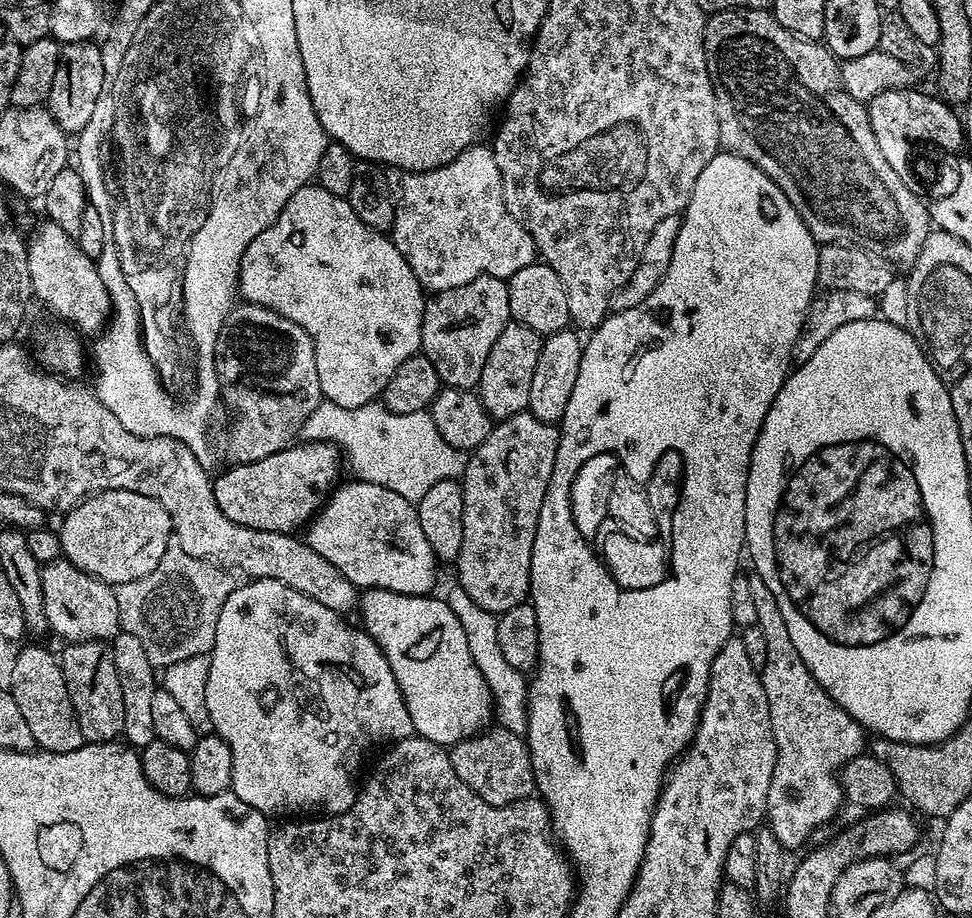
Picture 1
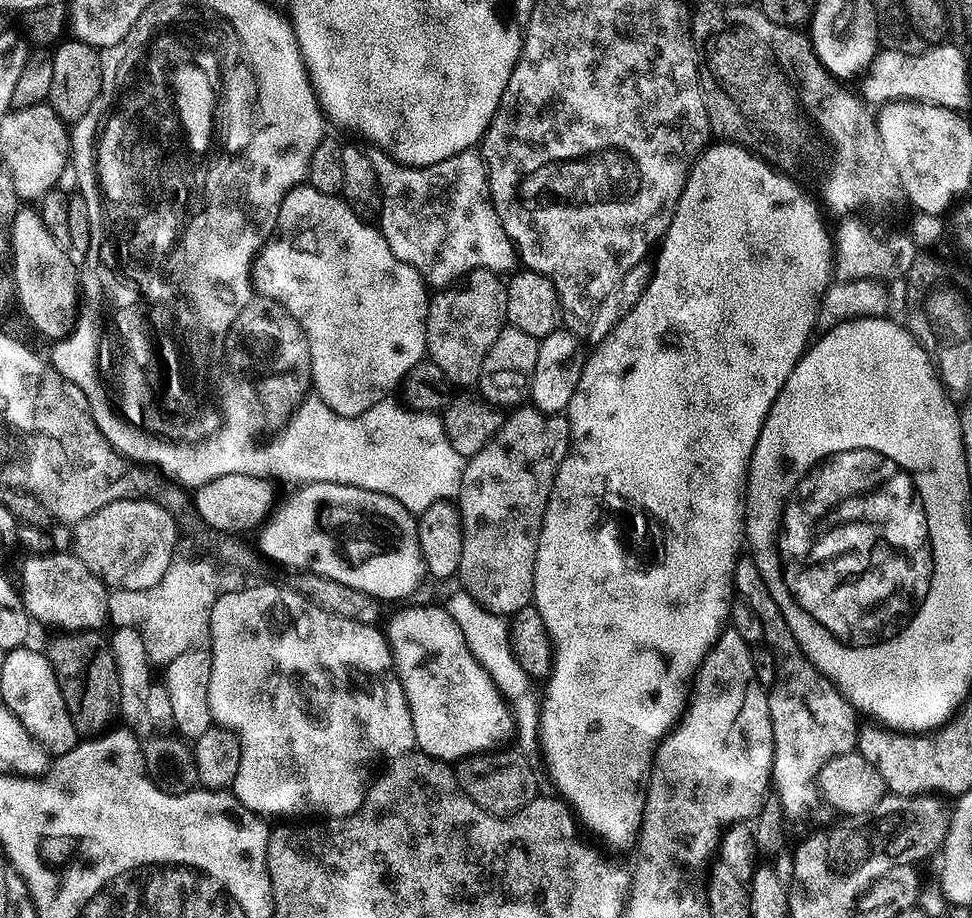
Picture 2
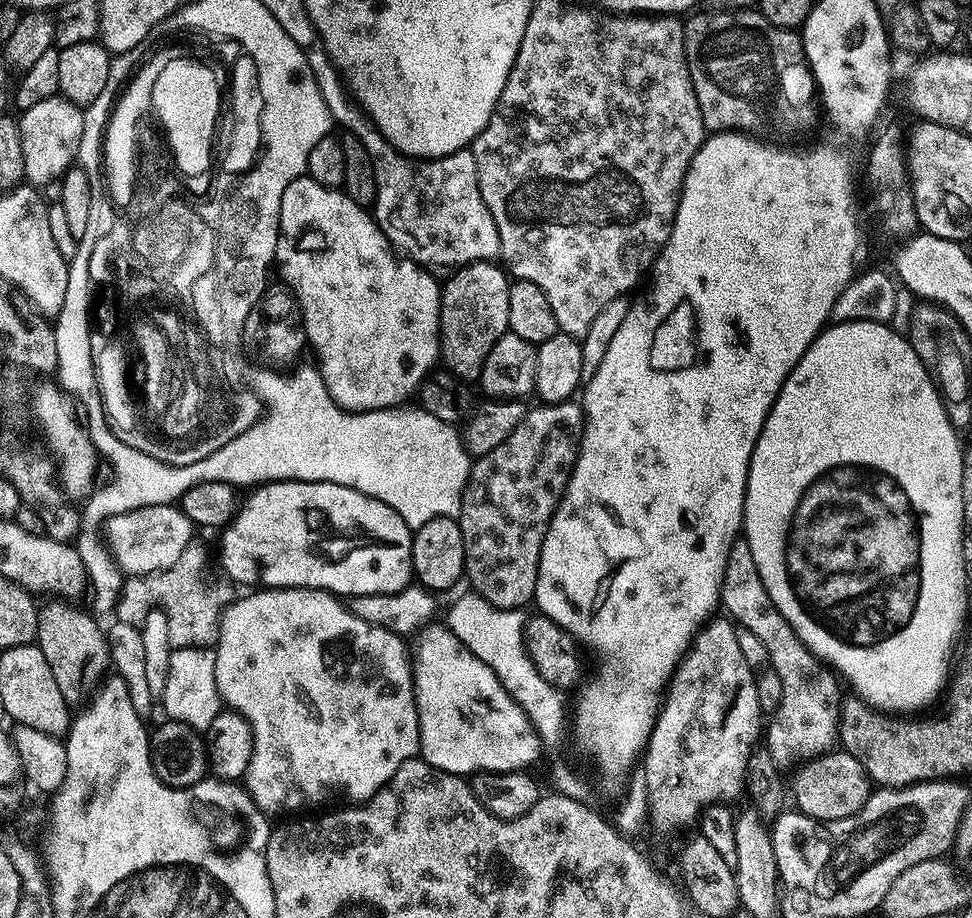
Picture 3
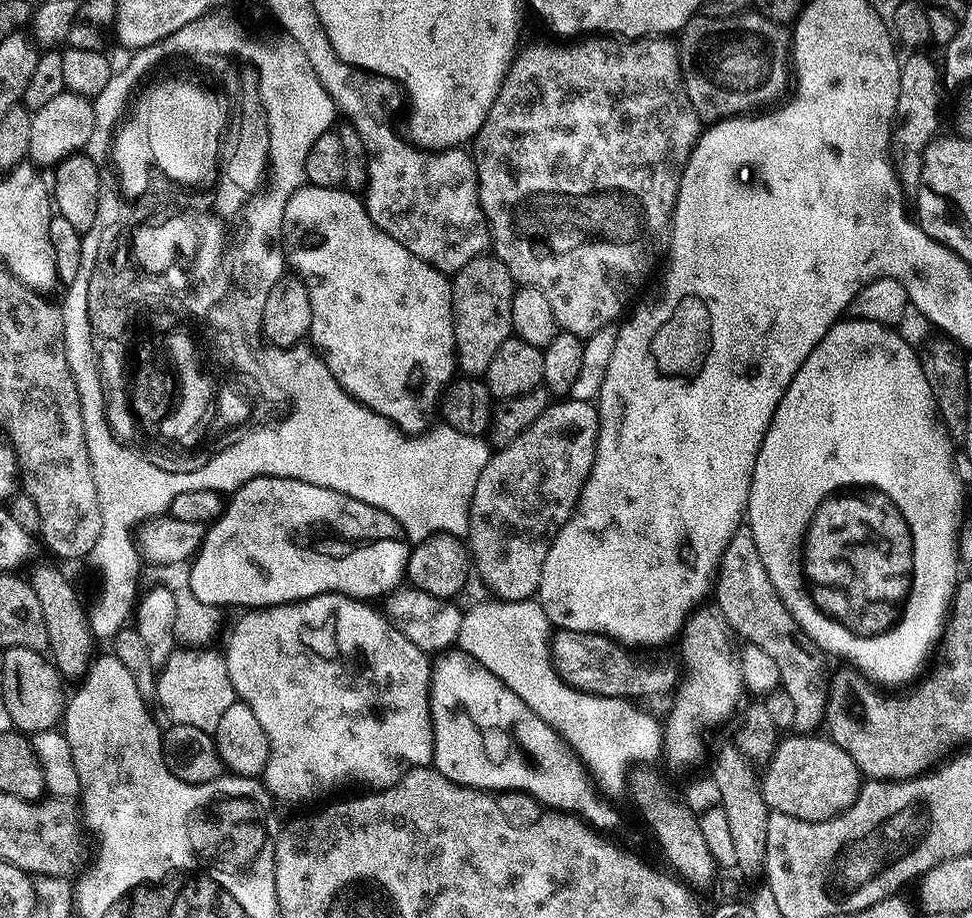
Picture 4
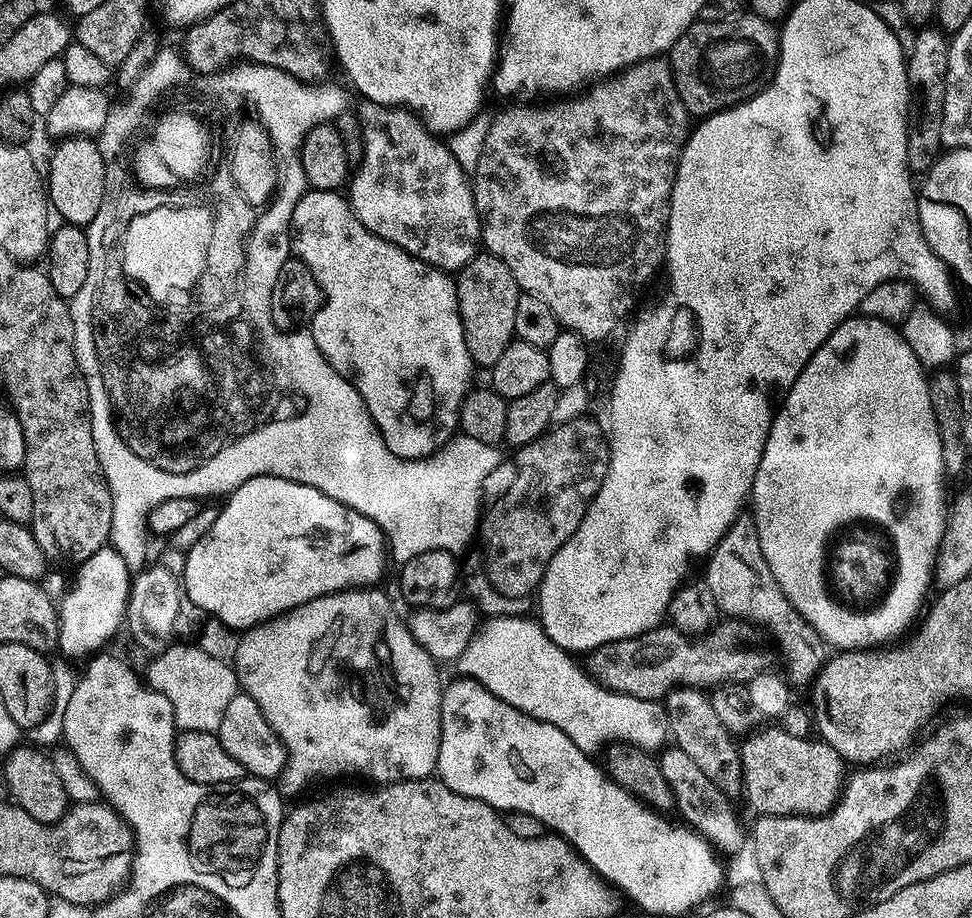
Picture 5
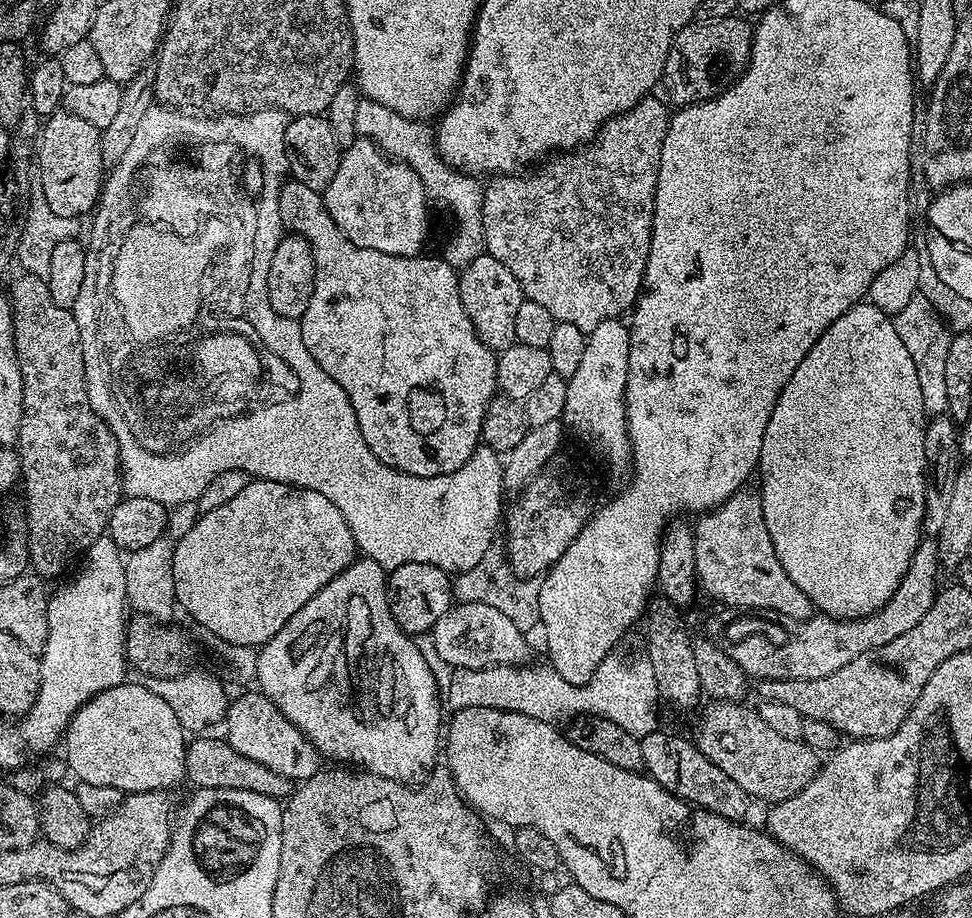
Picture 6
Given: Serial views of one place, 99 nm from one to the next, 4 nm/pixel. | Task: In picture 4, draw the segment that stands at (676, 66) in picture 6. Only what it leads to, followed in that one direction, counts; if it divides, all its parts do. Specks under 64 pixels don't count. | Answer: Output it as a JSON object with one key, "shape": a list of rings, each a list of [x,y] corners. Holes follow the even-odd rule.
{"shape":[[[755,10],[720,19],[701,14],[693,16],[678,33],[678,51],[686,98],[690,98],[690,106],[694,106],[694,110],[704,122],[731,120],[734,116],[751,113],[764,106],[759,104],[772,99],[775,101],[775,96],[790,84],[789,29],[785,25],[770,22]]]}

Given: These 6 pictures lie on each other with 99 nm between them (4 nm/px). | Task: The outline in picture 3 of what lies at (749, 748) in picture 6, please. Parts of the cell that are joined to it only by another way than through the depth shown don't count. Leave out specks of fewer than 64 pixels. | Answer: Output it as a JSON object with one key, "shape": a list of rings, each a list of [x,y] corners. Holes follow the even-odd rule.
{"shape":[[[829,750],[823,754],[813,755],[805,759],[804,764],[792,776],[792,796],[796,799],[795,807],[811,820],[821,822],[848,822],[855,817],[858,810],[868,801],[870,795],[870,781],[864,773],[864,767],[849,752],[843,750]]]}

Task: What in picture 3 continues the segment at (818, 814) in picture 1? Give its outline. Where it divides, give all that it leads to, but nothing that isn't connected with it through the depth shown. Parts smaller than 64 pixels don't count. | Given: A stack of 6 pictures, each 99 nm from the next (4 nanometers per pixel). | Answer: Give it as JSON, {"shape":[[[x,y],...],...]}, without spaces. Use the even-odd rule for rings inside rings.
{"shape":[[[743,538],[736,539],[730,546],[730,554],[726,558],[726,574],[722,578],[720,587],[720,604],[729,612],[725,613],[739,627],[750,630],[750,634],[754,634],[754,638],[758,638],[758,642],[762,642],[762,646],[766,646],[771,671],[776,672],[778,678],[782,678],[782,706],[769,719],[772,721],[769,722],[768,728],[766,724],[766,745],[776,762],[780,766],[784,766],[787,760],[794,760],[797,756],[808,758],[813,754],[823,754],[829,751],[837,743],[840,730],[841,681],[838,679],[837,673],[815,656],[802,642],[802,638],[798,638],[798,634],[792,629],[790,622],[786,622],[786,618],[782,618],[778,606],[774,606],[774,602],[770,600],[770,594],[766,592],[766,586],[762,584],[758,566],[754,566],[754,554],[750,554],[748,541]]]}

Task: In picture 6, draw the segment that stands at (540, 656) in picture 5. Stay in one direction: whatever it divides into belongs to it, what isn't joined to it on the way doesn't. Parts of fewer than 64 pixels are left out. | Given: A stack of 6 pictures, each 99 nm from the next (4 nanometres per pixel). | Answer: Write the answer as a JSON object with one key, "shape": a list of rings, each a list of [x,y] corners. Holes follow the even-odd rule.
{"shape":[[[609,654],[596,668],[592,679],[583,684],[571,684],[562,678],[562,674],[555,672],[547,663],[541,662],[533,668],[529,666],[509,666],[499,664],[496,668],[458,668],[451,673],[452,677],[446,684],[446,704],[449,709],[461,708],[497,708],[507,712],[526,714],[530,718],[538,718],[547,724],[559,725],[560,720],[571,722],[577,718],[583,718],[589,714],[601,716],[610,722],[618,722],[622,730],[635,736],[645,736],[657,731],[656,704],[661,703],[660,691],[654,682],[654,666],[650,666],[647,658],[640,658],[634,662],[624,656]]]}

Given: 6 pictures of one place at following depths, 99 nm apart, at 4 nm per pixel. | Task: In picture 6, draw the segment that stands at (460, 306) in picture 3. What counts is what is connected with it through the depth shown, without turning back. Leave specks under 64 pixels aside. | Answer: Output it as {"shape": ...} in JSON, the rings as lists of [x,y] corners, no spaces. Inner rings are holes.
{"shape":[[[490,255],[474,258],[460,273],[460,293],[462,294],[462,306],[469,316],[470,322],[474,322],[474,330],[478,338],[487,348],[499,354],[506,351],[509,346],[516,343],[514,334],[514,321],[518,315],[518,306],[526,299],[522,286],[498,258]]]}

